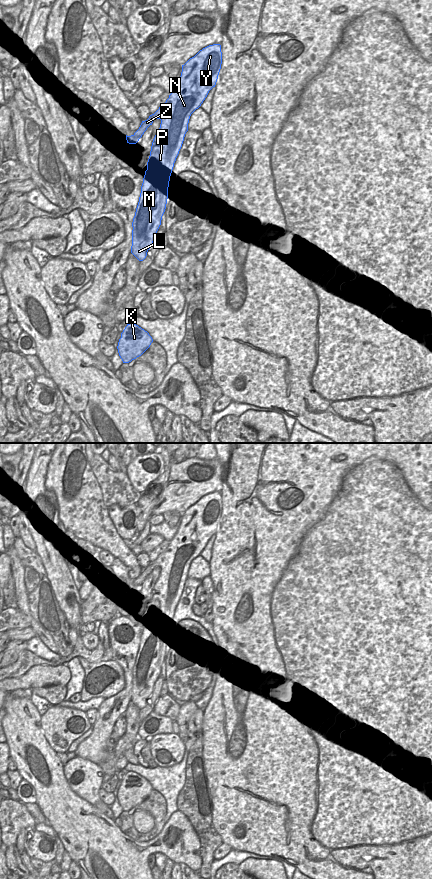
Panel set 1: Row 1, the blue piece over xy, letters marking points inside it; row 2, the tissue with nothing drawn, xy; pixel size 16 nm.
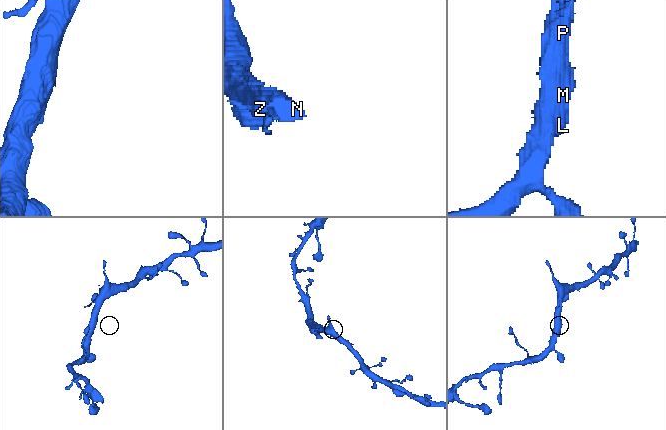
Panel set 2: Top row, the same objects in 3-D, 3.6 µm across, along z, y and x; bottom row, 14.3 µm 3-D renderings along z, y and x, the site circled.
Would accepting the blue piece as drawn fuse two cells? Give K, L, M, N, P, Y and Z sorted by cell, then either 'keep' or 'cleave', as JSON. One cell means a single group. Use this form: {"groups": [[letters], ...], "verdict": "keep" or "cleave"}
{"groups": [["K", "L", "M", "N", "P", "Y", "Z"]], "verdict": "keep"}

